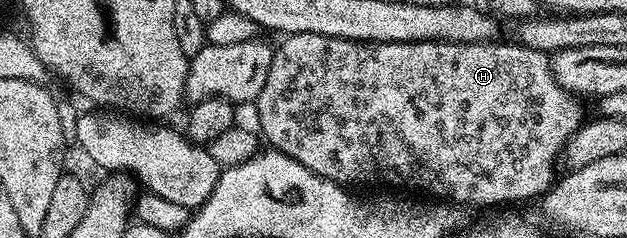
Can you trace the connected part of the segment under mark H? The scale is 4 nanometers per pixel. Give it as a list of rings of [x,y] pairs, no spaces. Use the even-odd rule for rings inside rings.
[[[293,33],[282,38],[283,41],[278,46],[274,46],[271,55],[271,66],[269,75],[265,79],[265,87],[261,87],[261,95],[254,101],[257,107],[257,115],[261,115],[261,127],[259,133],[272,145],[276,154],[297,159],[301,167],[309,167],[317,175],[325,179],[335,181],[338,185],[344,187],[354,186],[354,181],[384,181],[387,185],[400,185],[403,189],[420,189],[423,194],[431,199],[442,199],[447,203],[456,203],[455,201],[465,201],[469,205],[495,205],[498,201],[525,201],[529,197],[538,198],[547,192],[557,180],[555,173],[555,160],[560,160],[561,154],[567,144],[567,140],[579,130],[579,126],[584,124],[583,105],[578,96],[568,89],[563,89],[559,80],[555,78],[555,73],[551,69],[551,57],[546,53],[530,49],[527,45],[512,43],[512,45],[499,45],[498,40],[494,41],[474,41],[473,43],[457,43],[456,41],[350,41],[340,37],[326,37],[325,35],[313,35],[312,33]]]

